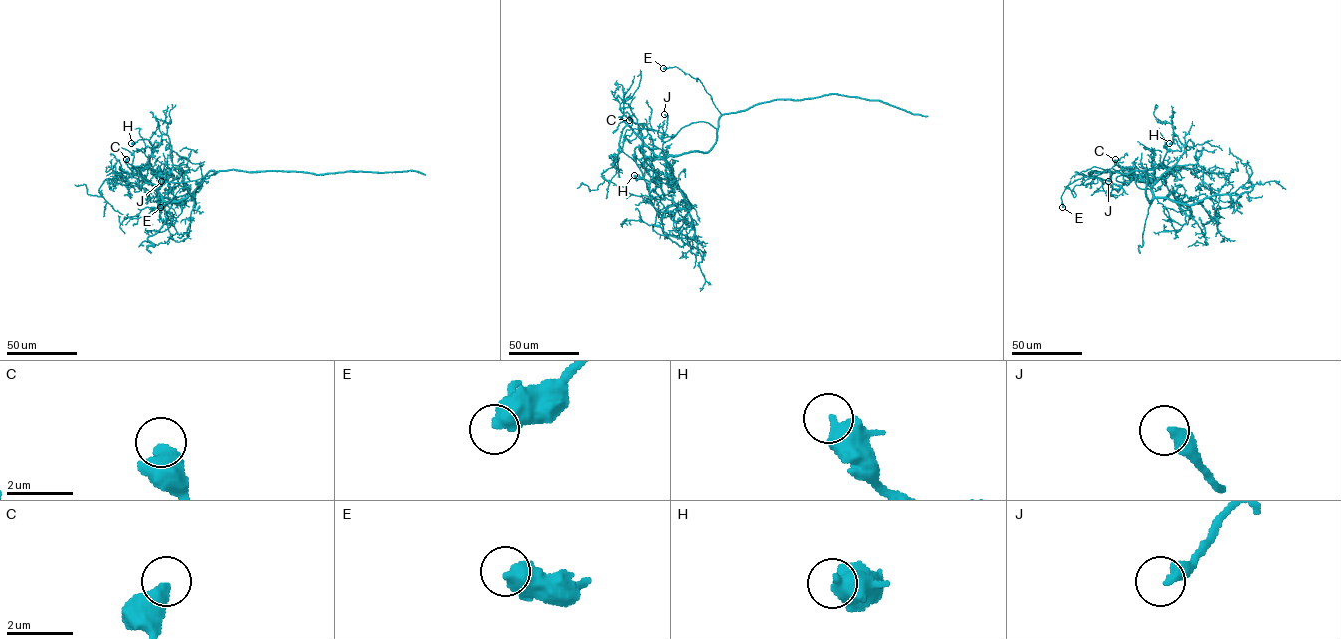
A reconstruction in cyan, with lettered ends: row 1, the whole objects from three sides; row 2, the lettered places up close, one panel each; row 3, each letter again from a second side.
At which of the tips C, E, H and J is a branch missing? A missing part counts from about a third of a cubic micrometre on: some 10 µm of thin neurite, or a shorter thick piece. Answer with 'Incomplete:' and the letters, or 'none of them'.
Incomplete: none of them

